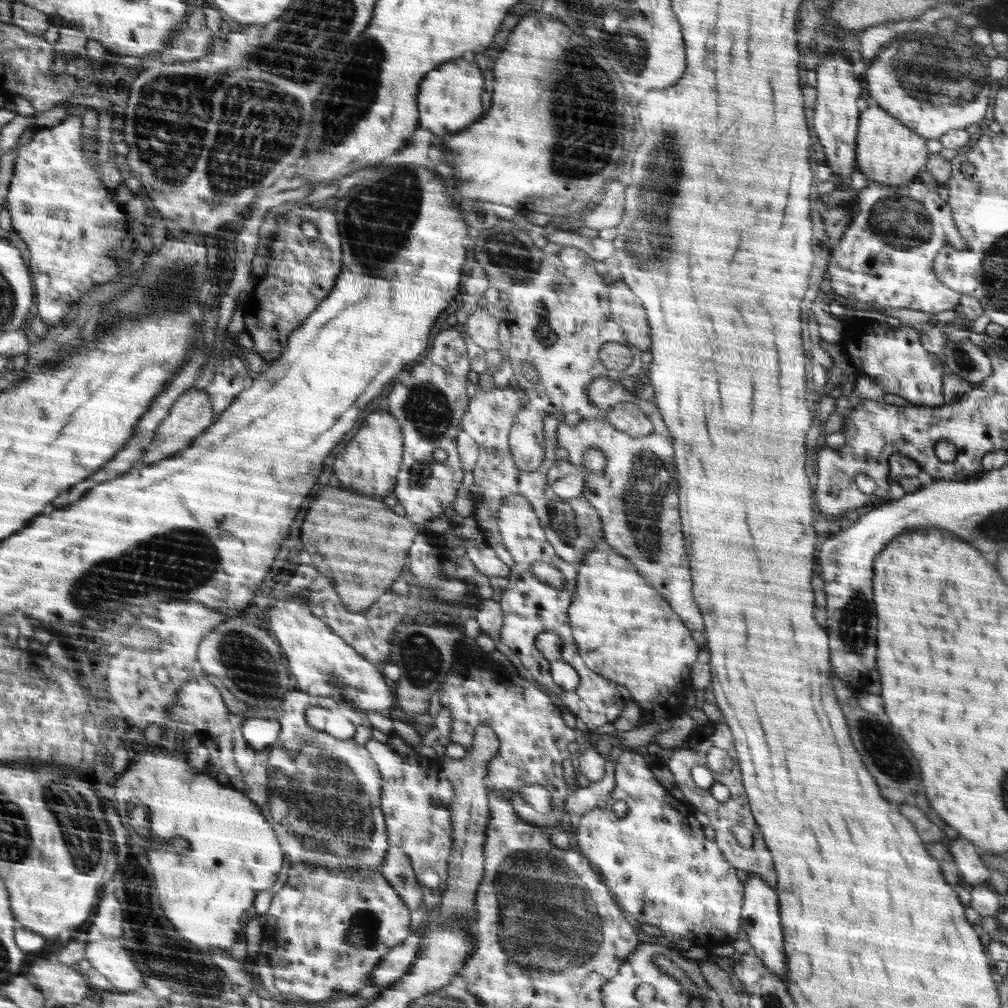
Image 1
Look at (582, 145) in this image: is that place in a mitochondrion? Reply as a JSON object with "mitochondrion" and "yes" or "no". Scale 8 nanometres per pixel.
{"mitochondrion":"yes"}

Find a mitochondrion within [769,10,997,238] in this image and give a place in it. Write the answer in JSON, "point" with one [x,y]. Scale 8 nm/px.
{"point":[944,73]}

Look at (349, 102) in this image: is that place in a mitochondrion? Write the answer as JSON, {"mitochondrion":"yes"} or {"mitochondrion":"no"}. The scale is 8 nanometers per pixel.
{"mitochondrion":"yes"}

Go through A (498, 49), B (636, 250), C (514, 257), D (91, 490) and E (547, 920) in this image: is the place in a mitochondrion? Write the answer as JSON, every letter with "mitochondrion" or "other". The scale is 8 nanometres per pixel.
{"A":"other","B":"mitochondrion","C":"mitochondrion","D":"other","E":"mitochondrion"}

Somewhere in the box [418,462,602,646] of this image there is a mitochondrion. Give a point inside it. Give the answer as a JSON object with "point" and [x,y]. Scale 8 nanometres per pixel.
{"point":[568,524]}

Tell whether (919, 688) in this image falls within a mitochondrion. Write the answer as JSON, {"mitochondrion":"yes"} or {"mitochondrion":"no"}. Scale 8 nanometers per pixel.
{"mitochondrion":"no"}

